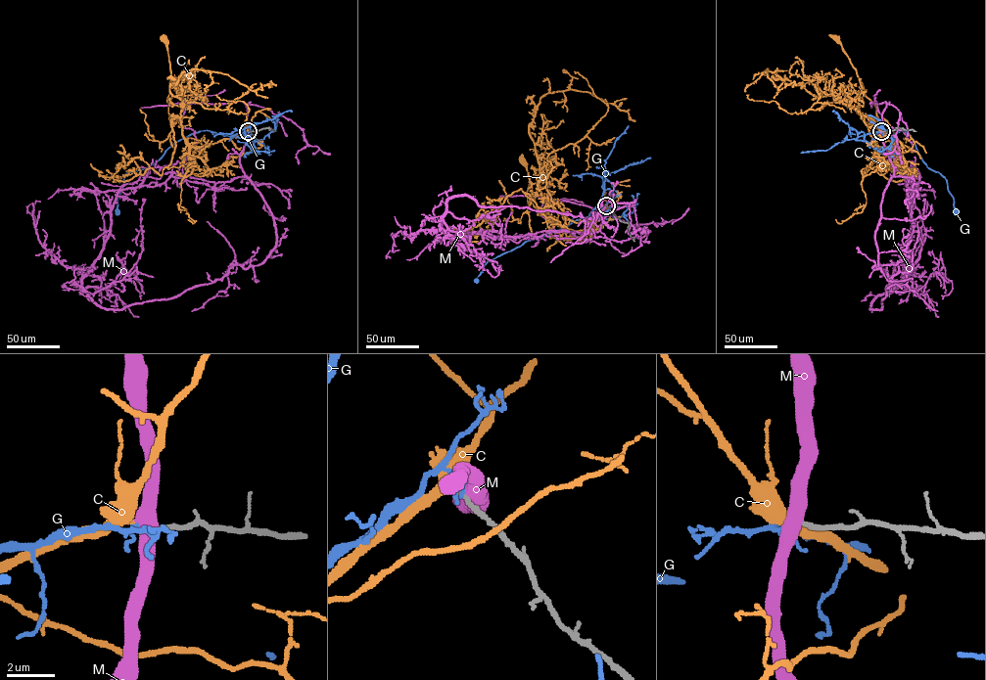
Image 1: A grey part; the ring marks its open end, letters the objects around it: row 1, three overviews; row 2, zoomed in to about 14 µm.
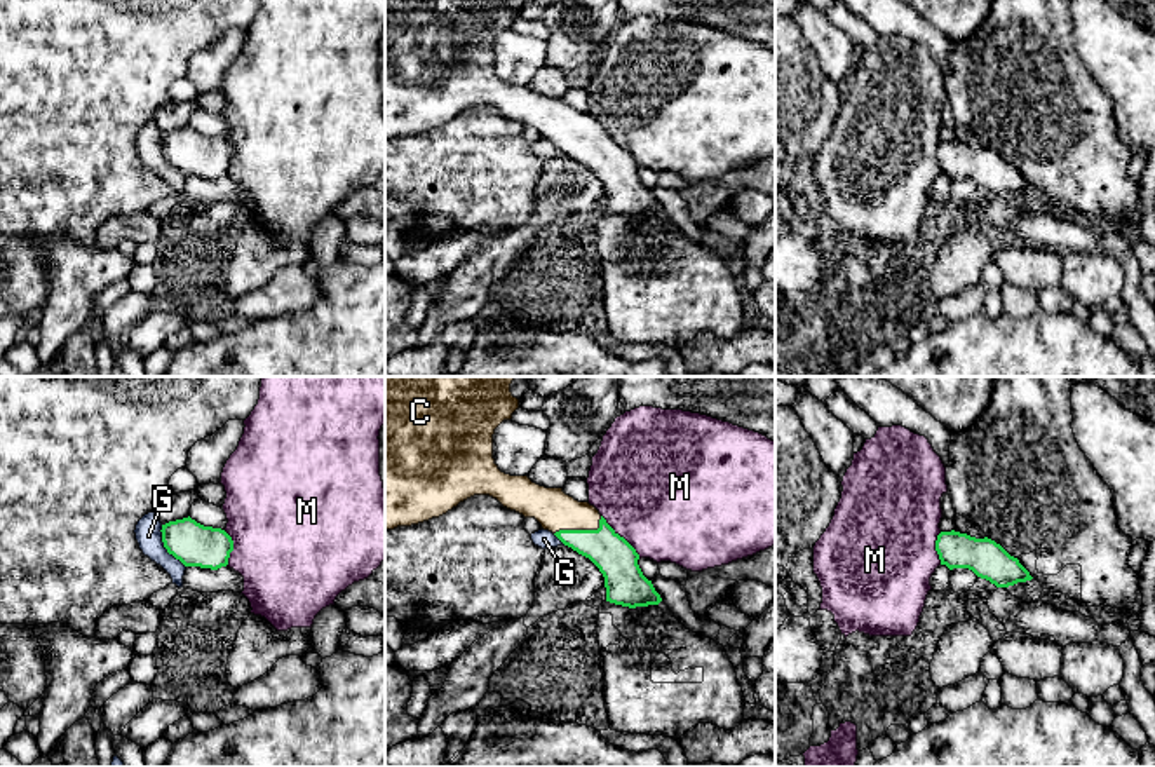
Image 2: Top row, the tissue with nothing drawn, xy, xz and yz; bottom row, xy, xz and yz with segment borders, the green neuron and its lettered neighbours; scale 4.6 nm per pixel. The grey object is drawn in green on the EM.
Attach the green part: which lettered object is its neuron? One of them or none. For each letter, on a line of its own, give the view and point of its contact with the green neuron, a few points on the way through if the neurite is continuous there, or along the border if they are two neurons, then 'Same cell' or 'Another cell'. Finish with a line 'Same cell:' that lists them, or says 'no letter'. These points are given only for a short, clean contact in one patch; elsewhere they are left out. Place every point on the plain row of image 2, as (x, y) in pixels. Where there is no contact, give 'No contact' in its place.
C: Touches green at xz (580, 140). Same cell
G: Touches green at xy (164, 156). Boundary: xy (161, 135), (162, 156), (185, 176). Another cell
M: Touches green at xz (619, 145). Boundary: xz (601, 124), (640, 166). Another cell
Same cell: C

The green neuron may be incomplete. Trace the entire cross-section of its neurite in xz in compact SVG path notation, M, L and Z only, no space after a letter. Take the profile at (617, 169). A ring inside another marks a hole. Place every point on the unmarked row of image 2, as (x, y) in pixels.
M385 0L385 141L439 127L474 105L490 105L503 117L535 127L564 155L589 167L605 187L606 211L629 218L659 214L662 207L643 185L639 164L594 115L575 110L563 98L545 98L528 85L510 85L498 78L493 68L493 44L517 17L519 9L510 0Z

